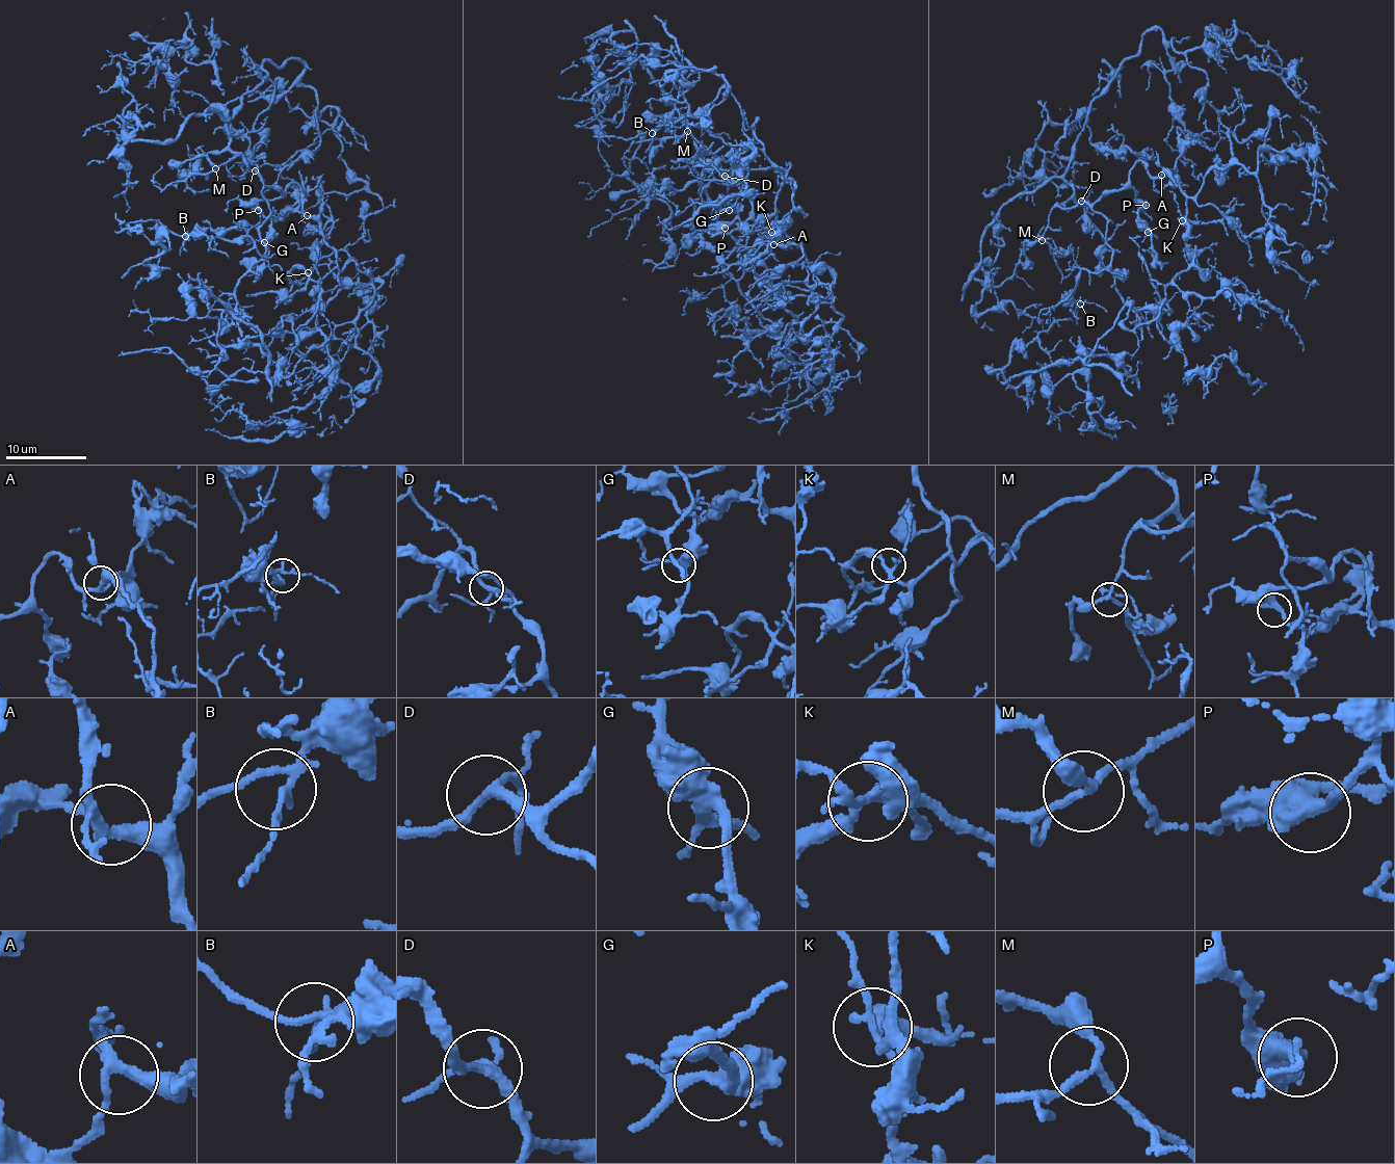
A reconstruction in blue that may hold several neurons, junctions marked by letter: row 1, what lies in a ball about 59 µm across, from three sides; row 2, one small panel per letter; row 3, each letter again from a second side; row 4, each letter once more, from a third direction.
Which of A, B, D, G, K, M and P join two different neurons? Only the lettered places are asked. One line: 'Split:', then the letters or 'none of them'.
Split: none of them

